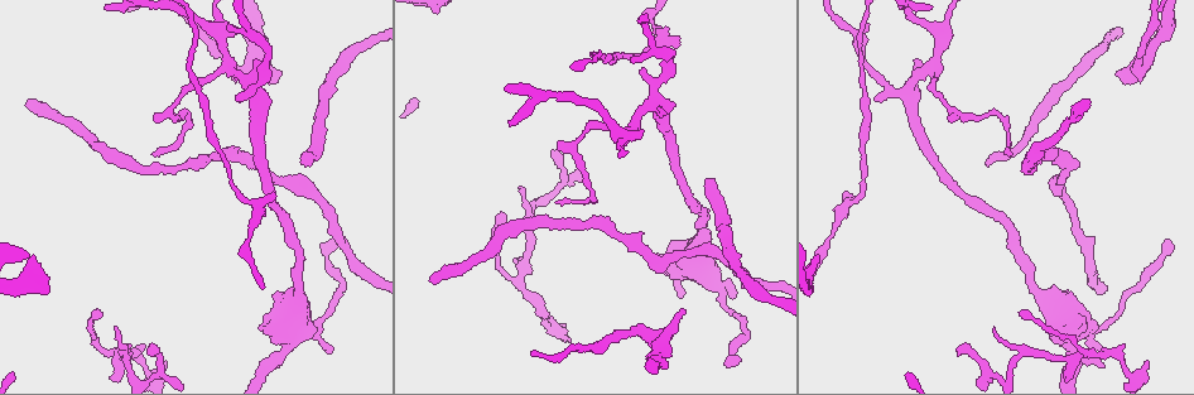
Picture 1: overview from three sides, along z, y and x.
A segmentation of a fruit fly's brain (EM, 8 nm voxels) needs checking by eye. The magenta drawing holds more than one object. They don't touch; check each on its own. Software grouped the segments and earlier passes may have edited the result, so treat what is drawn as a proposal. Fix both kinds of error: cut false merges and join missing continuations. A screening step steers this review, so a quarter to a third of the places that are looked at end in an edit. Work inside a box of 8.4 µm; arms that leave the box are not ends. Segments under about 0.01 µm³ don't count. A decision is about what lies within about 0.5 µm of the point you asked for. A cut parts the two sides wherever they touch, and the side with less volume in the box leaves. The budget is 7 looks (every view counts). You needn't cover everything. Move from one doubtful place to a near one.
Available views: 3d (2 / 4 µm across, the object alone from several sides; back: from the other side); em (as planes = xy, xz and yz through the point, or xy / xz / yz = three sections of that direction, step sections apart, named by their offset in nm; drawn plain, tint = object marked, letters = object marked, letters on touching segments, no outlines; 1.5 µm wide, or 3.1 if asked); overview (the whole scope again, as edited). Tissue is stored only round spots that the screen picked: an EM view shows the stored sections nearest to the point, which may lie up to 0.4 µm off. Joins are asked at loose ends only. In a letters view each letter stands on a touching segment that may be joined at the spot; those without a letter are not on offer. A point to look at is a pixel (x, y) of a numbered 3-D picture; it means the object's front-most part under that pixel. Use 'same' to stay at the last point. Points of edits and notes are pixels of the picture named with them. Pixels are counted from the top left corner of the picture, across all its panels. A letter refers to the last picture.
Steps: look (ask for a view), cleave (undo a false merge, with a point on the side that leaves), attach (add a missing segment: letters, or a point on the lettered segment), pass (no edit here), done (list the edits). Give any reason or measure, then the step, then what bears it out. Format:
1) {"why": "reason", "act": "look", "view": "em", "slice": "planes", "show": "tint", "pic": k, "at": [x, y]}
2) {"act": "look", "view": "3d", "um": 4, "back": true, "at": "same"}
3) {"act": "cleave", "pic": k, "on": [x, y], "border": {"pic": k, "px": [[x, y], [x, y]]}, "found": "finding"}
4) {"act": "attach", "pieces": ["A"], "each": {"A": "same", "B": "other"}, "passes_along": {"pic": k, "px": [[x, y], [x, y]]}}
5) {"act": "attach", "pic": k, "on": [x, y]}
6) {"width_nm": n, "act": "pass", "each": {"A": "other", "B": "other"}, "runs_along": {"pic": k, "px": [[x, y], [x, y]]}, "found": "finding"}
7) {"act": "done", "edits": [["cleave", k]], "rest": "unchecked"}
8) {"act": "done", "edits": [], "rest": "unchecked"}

{"why": "sharp bend", "act": "look", "view": "3d", "um": 2, "pic": 1, "at": [999, 114]}

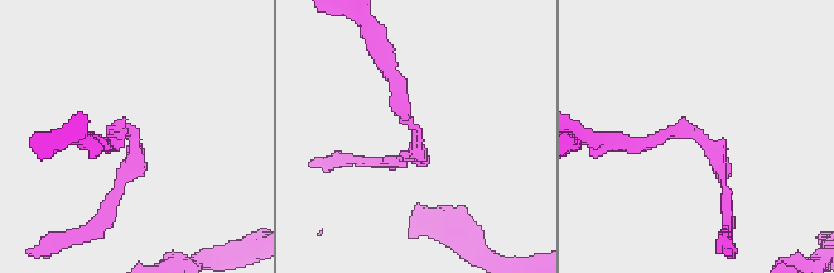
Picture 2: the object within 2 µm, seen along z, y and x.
{"why": "need the tissue", "act": "look", "view": "em", "slice": "yz", "step": 4, "show": "tint", "pic": 2, "at": [693, 133]}

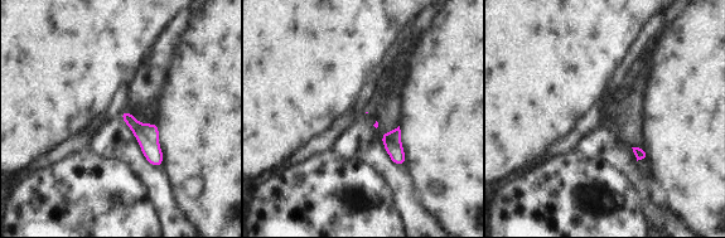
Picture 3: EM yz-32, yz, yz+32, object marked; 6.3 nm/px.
{"act": "look", "view": "em", "slice": "planes", "show": "letters", "at": "same"}

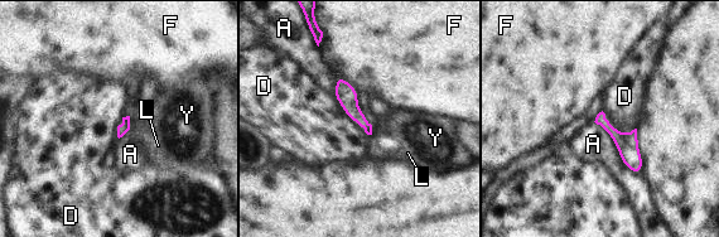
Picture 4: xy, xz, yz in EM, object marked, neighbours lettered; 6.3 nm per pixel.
{"act": "pass", "each": {"A": "other", "D": "other", "F": "other", "L": "other", "Y": "other"}, "found": "all the same cell"}

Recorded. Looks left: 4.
{"why": "an open end", "act": "look", "view": "3d", "um": 2, "back": true, "pic": 1, "at": [707, 179]}

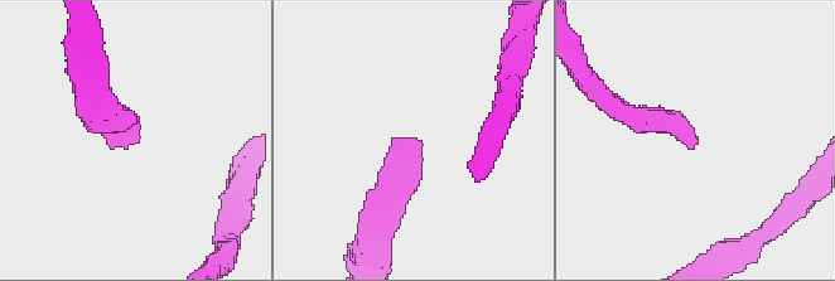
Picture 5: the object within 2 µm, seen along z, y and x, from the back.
{"act": "look", "view": "em", "slice": "planes", "show": "letters", "pic": 5, "at": [136, 139]}

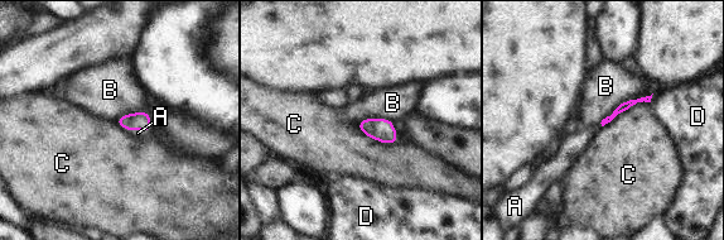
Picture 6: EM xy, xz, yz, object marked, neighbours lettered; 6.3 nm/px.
{"act": "attach", "pieces": ["A"], "each": {"A": "same", "B": "other", "C": "other", "D": "other"}, "passes_along": {"pic": 6, "px": [[140, 120], [136, 129], [138, 133]]}, "found": "the cell continues"}

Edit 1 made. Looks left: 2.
{"act": "done", "edits": [["attach", 6]], "rest": "unchecked"}

